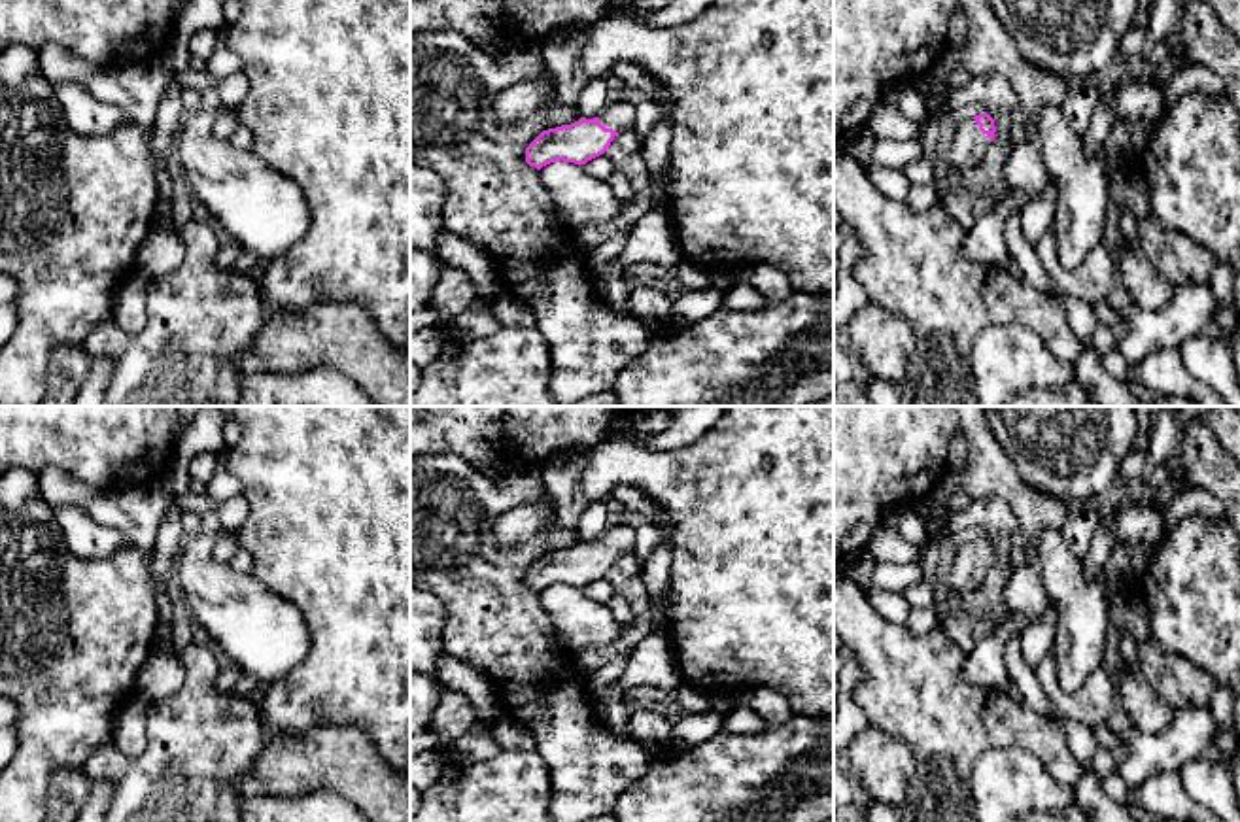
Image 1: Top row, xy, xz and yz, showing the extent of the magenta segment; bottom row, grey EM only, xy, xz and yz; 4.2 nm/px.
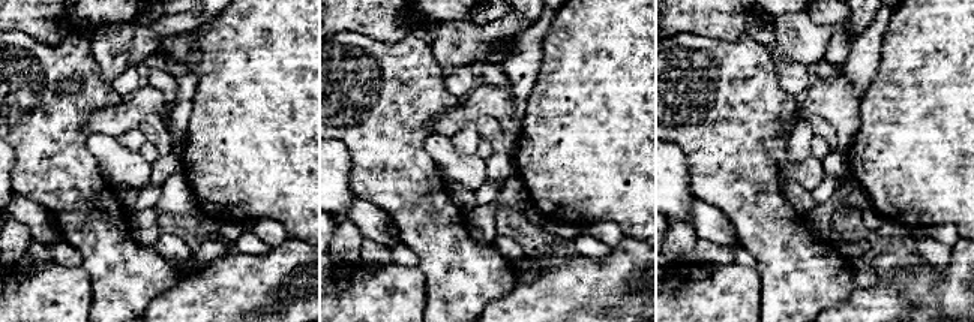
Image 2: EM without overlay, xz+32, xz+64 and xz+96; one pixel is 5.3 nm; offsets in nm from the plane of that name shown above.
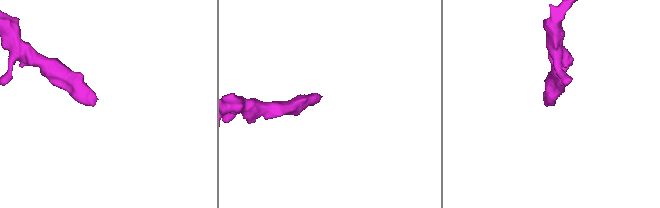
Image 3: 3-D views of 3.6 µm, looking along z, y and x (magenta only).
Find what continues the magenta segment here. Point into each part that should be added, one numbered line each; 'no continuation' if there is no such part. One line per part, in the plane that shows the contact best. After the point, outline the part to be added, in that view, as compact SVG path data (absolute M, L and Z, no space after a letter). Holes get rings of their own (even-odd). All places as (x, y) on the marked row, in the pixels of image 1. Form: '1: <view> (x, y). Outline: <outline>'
1: yz (964, 154). Outline: M960 115L955 123L953 138L941 155L955 176L962 180L977 180L989 147L990 138L979 130L975 119Z

